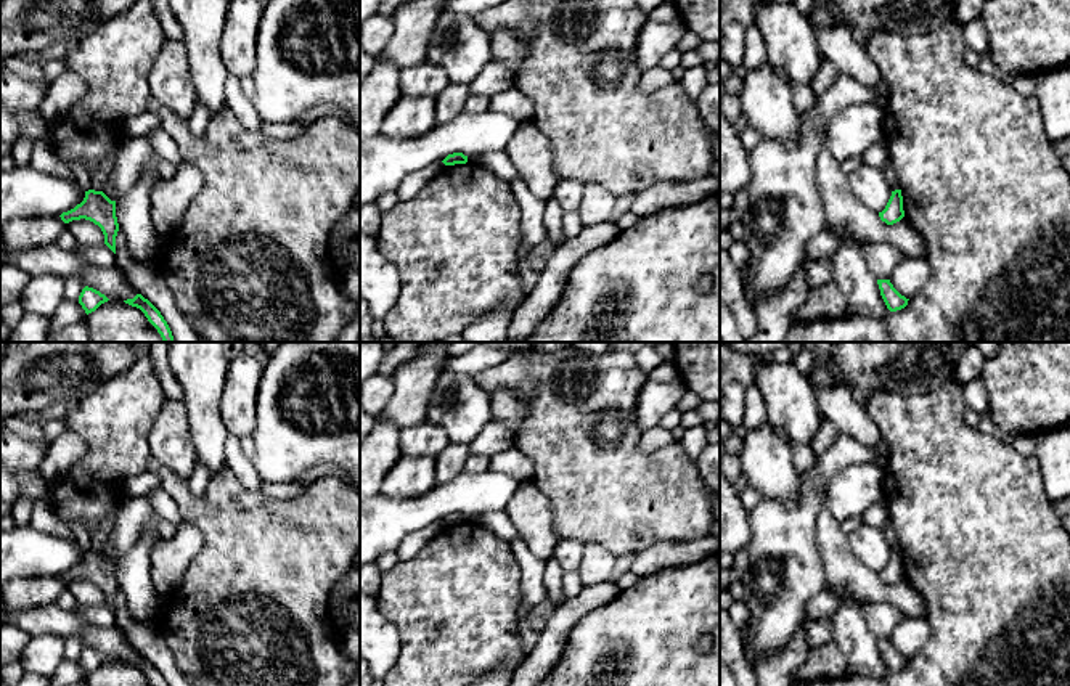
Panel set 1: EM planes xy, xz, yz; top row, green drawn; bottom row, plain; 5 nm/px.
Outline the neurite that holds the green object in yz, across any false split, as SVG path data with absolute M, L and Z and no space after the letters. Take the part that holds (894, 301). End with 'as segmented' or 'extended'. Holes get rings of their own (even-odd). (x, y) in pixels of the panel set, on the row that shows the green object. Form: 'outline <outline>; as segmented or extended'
outline M877 280L879 289L880 289L880 296L887 305L887 308L890 312L896 312L901 310L908 305L908 300L905 296L901 296L893 284L890 283L890 280Z; as segmented

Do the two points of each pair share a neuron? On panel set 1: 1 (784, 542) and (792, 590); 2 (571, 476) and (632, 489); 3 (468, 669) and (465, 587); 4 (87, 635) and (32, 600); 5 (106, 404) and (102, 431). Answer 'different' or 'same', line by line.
1: same
2: same
3: same
4: different
5: same

